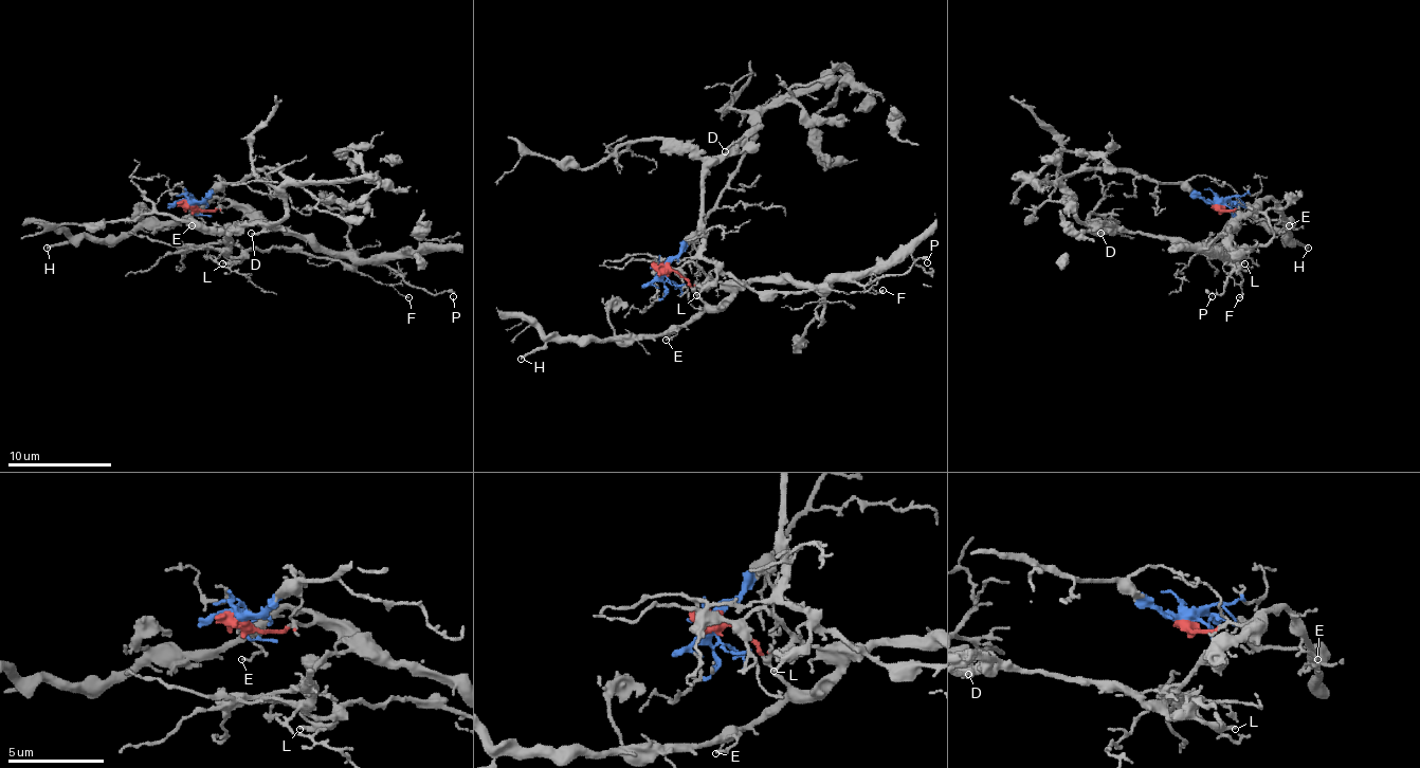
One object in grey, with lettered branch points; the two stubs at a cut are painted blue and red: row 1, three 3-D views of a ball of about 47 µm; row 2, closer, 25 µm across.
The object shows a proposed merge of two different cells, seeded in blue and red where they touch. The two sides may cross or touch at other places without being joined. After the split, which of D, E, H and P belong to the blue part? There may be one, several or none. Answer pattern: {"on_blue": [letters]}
{"on_blue": ["D"]}

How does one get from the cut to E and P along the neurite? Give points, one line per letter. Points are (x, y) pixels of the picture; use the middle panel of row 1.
E: (662, 269), (678, 271), (704, 305), (673, 331), (675, 333), (665, 339)
P: (662, 269), (678, 271), (709, 305), (725, 305), (753, 281), (866, 285), (907, 271), (920, 258), (928, 263)

